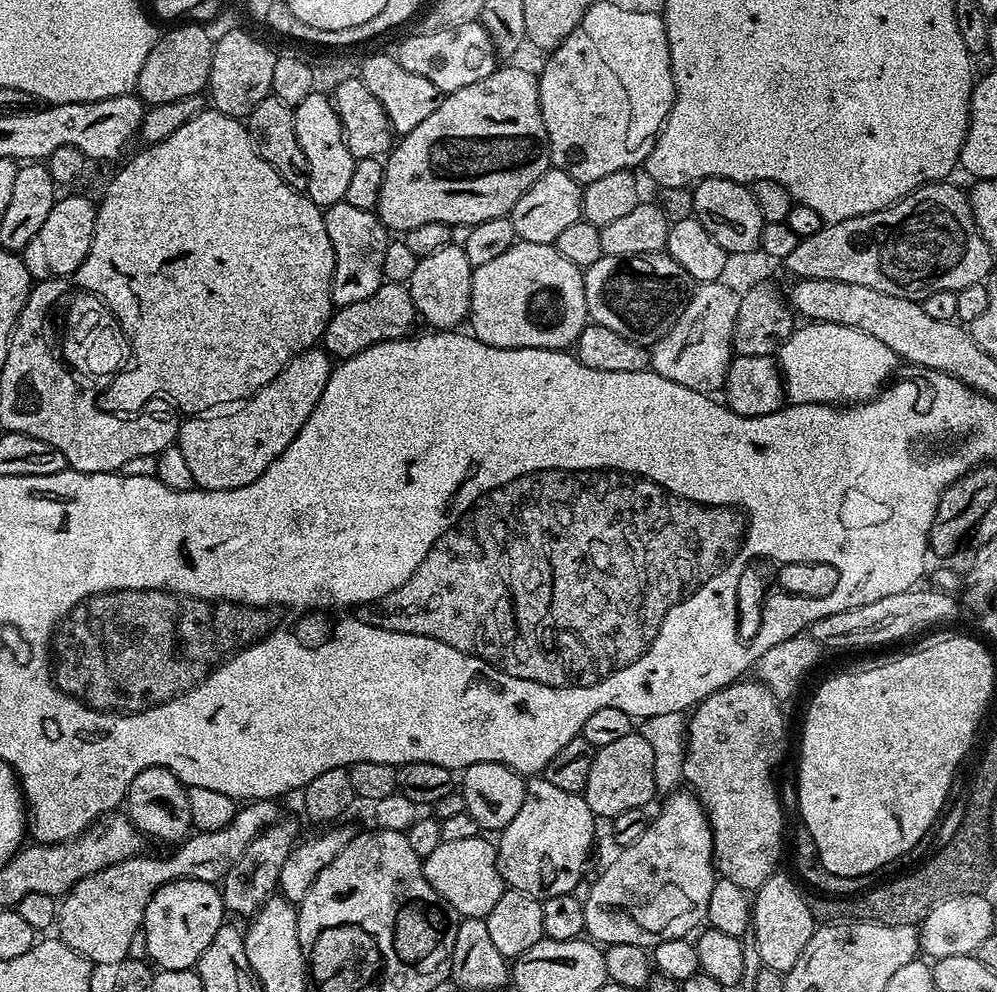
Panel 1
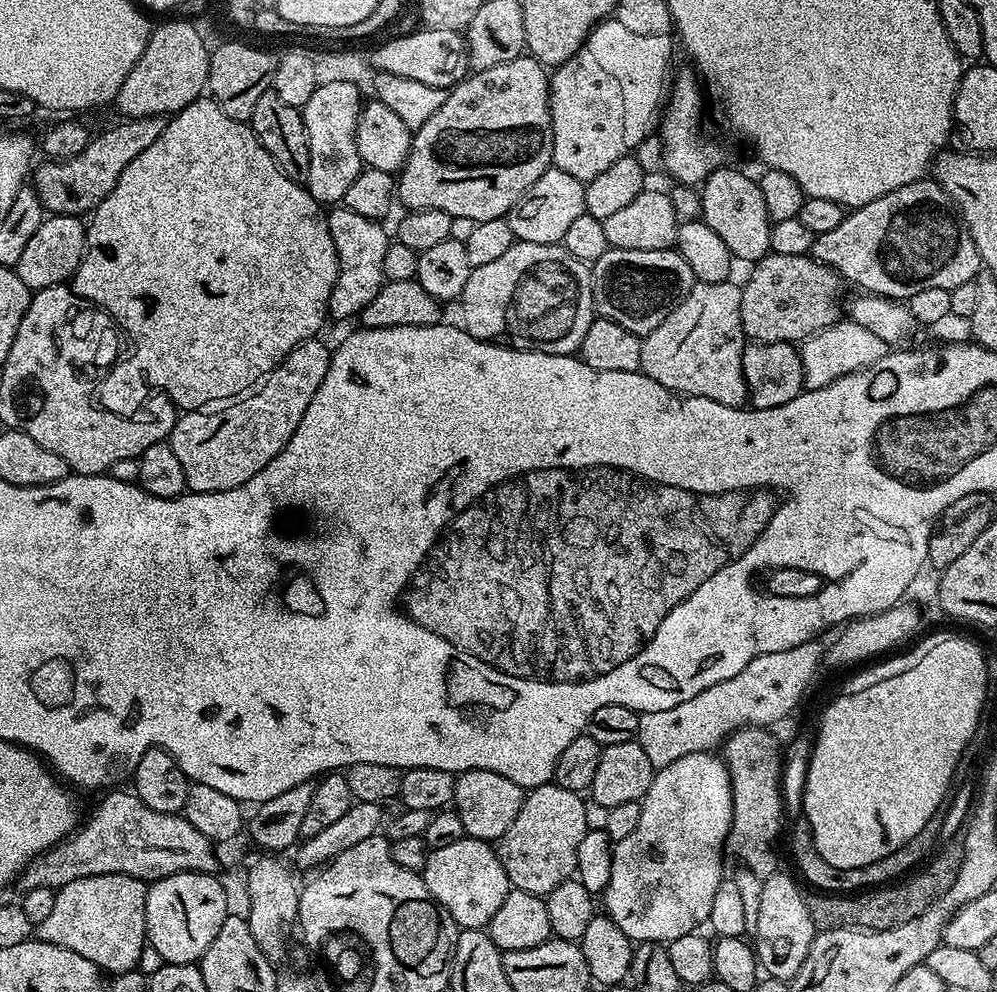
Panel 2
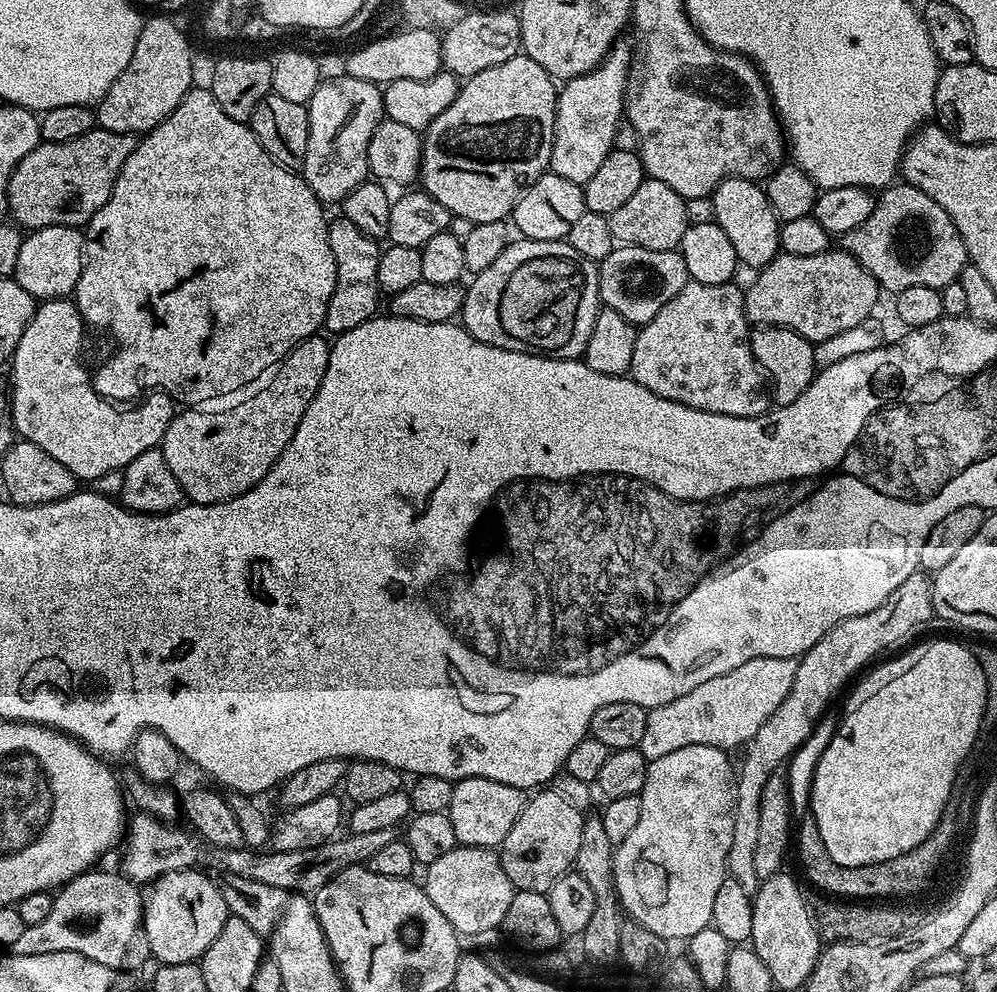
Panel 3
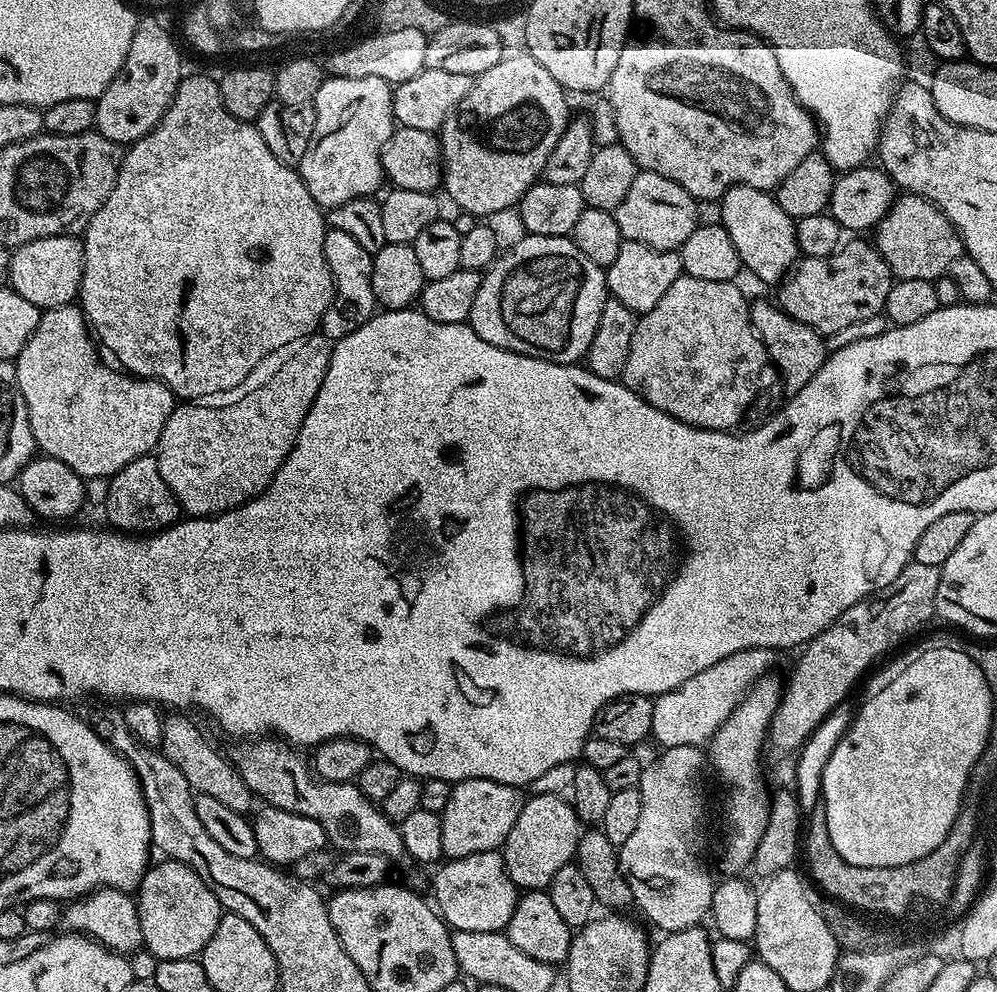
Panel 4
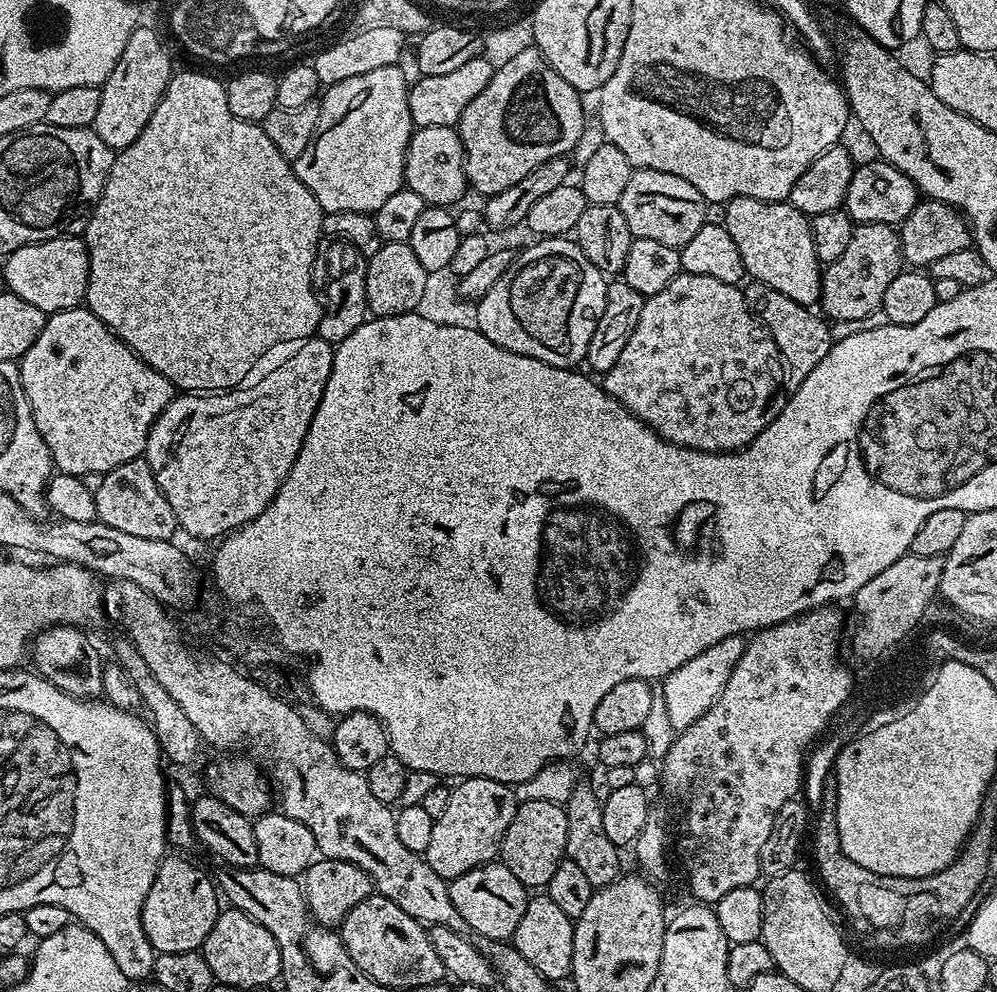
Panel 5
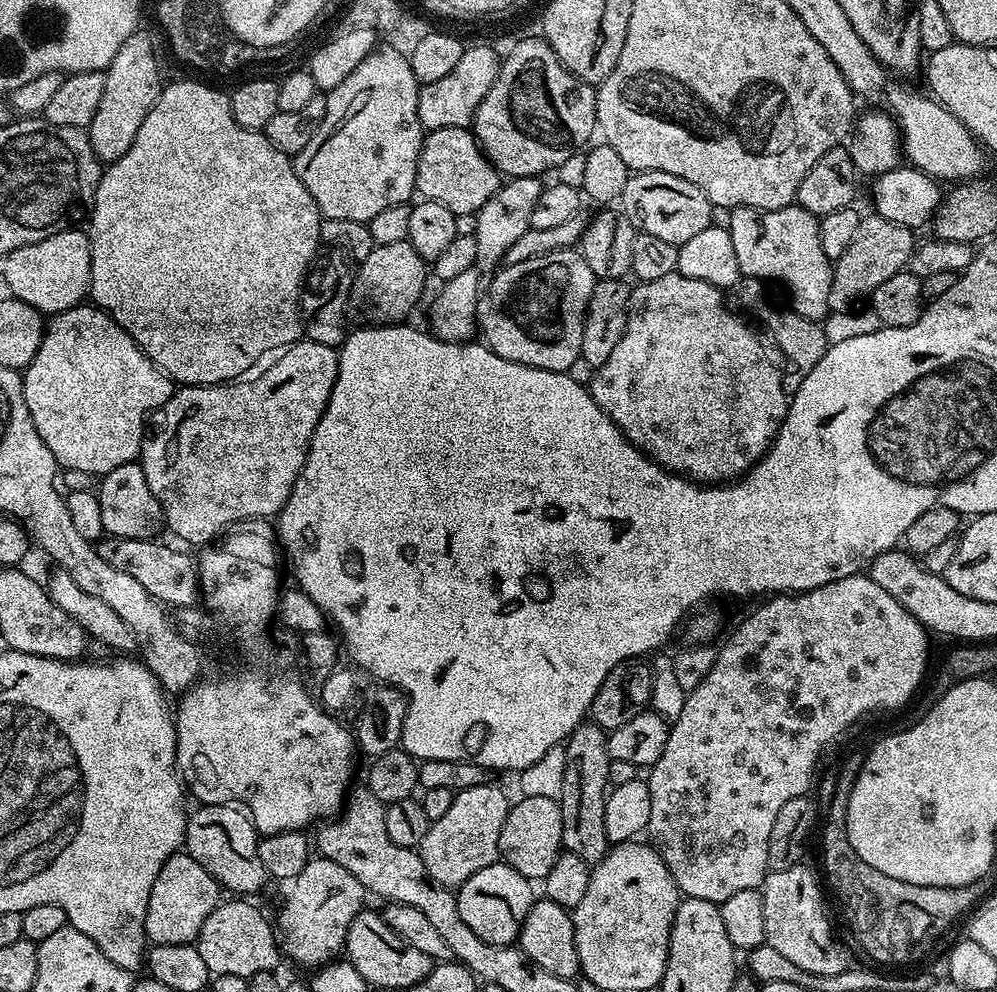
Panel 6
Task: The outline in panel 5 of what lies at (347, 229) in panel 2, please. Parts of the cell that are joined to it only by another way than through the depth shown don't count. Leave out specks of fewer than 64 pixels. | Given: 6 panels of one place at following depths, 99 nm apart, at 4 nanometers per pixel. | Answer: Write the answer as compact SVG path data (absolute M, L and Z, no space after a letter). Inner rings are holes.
M324 238L316 247L312 278L322 297L318 336L327 344L335 346L350 338L350 334L354 334L354 330L358 330L358 326L362 326L369 315L366 302L367 269L367 259L358 249L350 246L350 242Z

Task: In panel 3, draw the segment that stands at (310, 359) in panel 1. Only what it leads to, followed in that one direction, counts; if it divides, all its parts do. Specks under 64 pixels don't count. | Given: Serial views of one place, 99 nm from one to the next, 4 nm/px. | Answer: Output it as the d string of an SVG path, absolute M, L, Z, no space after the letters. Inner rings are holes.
M317 334L317 335L311 336L310 338L306 338L298 346L294 346L294 350L292 351L292 353L290 353L290 355L287 356L284 360L280 361L276 369L276 373L272 375L272 381L266 384L262 390L258 390L257 392L249 394L249 396L247 396L243 402L236 402L236 403L233 403L231 406L224 406L224 407L232 407L232 408L224 408L221 410L221 412L204 412L208 410L180 410L180 411L177 411L175 415L173 415L172 421L170 422L170 426L166 430L166 434L164 435L164 438L162 441L164 457L166 458L166 466L170 466L170 471L173 472L174 478L178 478L178 486L182 486L182 490L184 491L185 497L187 497L187 499L191 501L191 503L217 504L218 502L226 502L230 498L238 498L242 494L246 494L254 486L258 486L258 482L262 482L262 478L266 478L266 474L270 470L270 466L274 466L274 462L278 462L278 458L282 454L282 450L286 450L286 446L290 442L290 438L294 438L294 430L298 430L298 422L302 422L302 414L306 414L306 406L310 406L310 402L314 398L314 394L318 394L318 386L322 386L322 378L326 374L326 366L330 362L330 344L327 339L324 341L322 337L323 335Z

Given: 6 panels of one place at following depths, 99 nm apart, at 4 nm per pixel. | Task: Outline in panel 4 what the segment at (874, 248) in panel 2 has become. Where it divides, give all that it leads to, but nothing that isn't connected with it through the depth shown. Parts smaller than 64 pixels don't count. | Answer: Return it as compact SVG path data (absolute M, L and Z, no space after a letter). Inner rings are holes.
M900 194L893 199L890 210L876 225L874 235L876 249L882 254L886 266L890 266L896 280L922 278L934 282L945 275L950 262L964 252L964 241L946 214L928 200L911 194Z

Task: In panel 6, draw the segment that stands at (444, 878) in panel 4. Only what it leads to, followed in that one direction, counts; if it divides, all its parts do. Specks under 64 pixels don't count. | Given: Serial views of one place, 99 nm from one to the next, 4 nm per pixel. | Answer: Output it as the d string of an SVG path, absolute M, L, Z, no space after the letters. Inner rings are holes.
M503 862L491 864L460 885L455 893L458 914L462 914L462 922L466 922L478 938L491 944L512 944L519 937L520 926L534 903L532 888L527 878L510 865Z

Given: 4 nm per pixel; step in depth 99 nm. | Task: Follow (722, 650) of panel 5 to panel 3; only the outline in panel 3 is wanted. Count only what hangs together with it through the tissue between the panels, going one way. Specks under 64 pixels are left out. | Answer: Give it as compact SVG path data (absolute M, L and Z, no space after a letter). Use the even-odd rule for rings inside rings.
M756 656L726 674L702 682L672 703L649 709L639 750L650 762L690 745L718 746L725 750L750 742L792 688L799 661Z

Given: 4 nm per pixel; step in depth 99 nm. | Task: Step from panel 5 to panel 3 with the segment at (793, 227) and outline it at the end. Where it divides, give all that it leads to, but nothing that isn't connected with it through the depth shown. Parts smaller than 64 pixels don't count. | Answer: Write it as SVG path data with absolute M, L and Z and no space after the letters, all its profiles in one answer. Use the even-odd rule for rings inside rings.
M737 176L726 178L712 191L714 223L726 233L734 245L734 254L741 265L749 264L752 270L765 268L780 252L781 221L768 205L768 196L755 180L743 180Z

